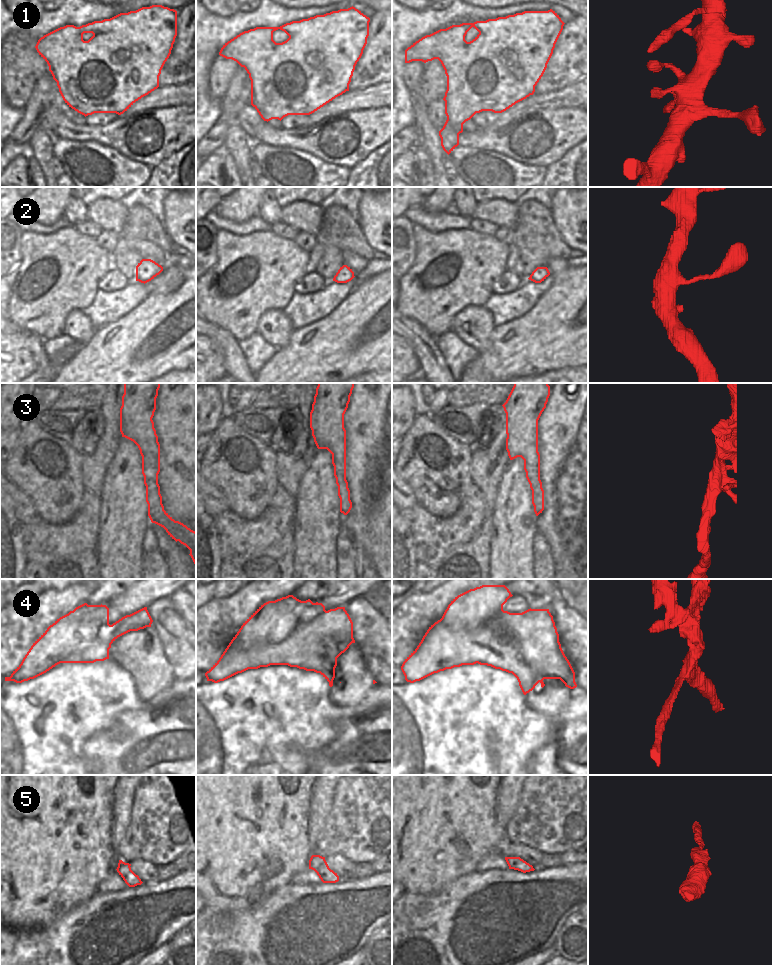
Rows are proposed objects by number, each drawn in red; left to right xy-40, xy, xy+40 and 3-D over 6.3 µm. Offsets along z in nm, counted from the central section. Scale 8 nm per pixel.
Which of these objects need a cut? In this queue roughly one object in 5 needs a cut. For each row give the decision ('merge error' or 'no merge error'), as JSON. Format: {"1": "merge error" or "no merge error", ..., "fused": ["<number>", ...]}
{"1": "no merge error", "2": "no merge error", "3": "no merge error", "4": "merge error", "5": "no merge error", "fused": ["4"]}

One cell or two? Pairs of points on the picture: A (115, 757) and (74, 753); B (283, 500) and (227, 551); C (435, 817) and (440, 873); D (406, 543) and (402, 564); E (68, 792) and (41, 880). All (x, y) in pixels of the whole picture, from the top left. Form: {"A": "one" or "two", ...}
{"A": "two", "B": "one", "C": "one", "D": "one", "E": "one"}

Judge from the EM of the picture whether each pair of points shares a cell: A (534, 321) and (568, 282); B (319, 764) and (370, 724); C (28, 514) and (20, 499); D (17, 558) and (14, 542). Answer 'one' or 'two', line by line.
A: one
B: one
C: one
D: one

